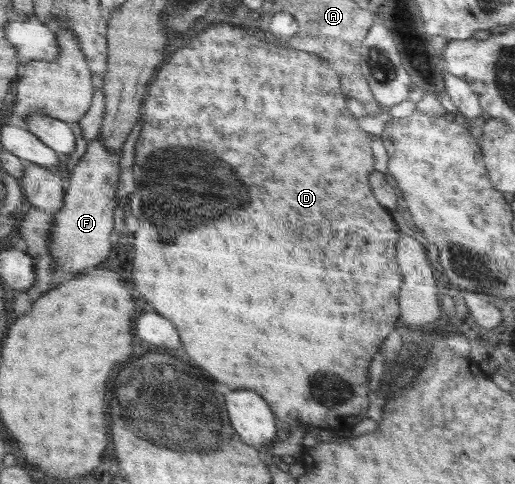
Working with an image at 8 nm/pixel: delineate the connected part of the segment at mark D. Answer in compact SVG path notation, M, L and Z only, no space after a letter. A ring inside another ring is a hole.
M213 23L204 29L204 33L198 35L200 39L194 37L190 45L172 53L170 61L156 75L156 81L153 78L149 82L148 97L144 99L142 105L144 125L134 149L135 190L132 193L134 207L130 207L134 217L138 213L138 221L142 225L136 233L136 239L132 239L132 243L136 243L134 285L162 317L170 319L176 325L188 357L192 357L196 365L206 369L216 381L226 383L232 389L254 389L266 399L272 413L284 423L330 425L326 427L328 430L334 429L334 425L348 425L348 423L354 425L362 421L360 417L366 417L366 409L370 405L366 397L370 391L366 373L372 355L378 351L378 345L399 328L399 321L396 323L396 319L401 314L398 307L398 291L402 283L402 273L394 261L398 227L394 219L386 213L386 209L378 205L368 185L368 175L374 171L374 157L372 157L368 133L358 127L352 113L346 109L344 93L340 89L340 79L336 71L332 71L332 65L326 63L322 57L258 41L250 37L244 29L240 29L240 26L226 23ZM158 149L160 149L160 187L158 187Z

